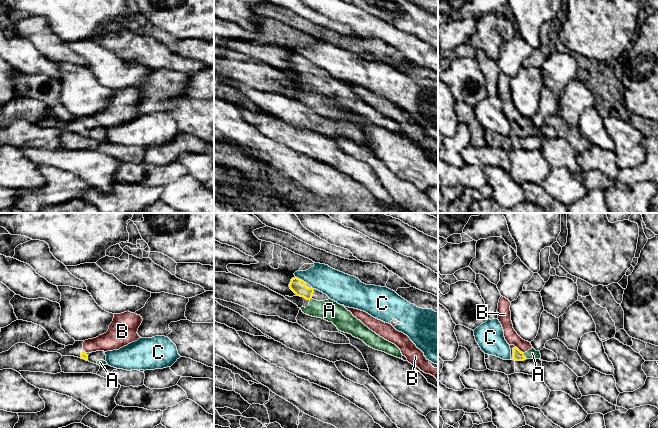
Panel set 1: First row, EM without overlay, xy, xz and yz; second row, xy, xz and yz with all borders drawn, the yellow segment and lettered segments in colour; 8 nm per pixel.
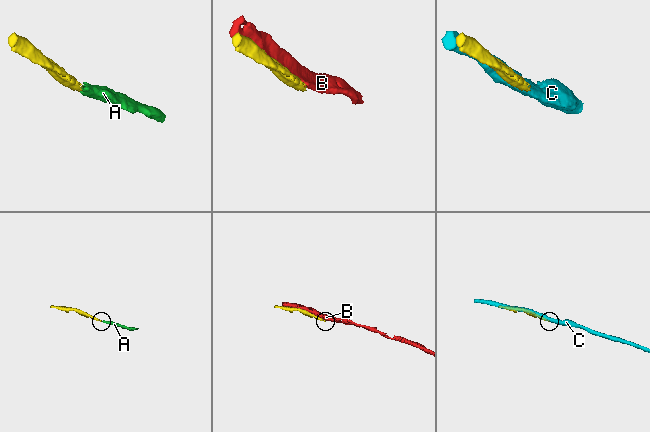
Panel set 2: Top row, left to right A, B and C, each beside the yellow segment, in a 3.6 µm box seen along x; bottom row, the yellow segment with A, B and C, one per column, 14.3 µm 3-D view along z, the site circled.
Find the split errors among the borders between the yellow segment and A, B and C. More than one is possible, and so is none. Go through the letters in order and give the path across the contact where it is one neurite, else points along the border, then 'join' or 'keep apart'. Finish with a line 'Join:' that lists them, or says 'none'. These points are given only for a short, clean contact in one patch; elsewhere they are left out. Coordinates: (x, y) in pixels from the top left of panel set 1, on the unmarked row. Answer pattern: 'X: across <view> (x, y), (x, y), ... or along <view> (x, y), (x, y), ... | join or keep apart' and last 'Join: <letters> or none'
A: across yz (517, 130), (524, 132), (532, 129) | join
B: keep apart
C: keep apart
Join: A

